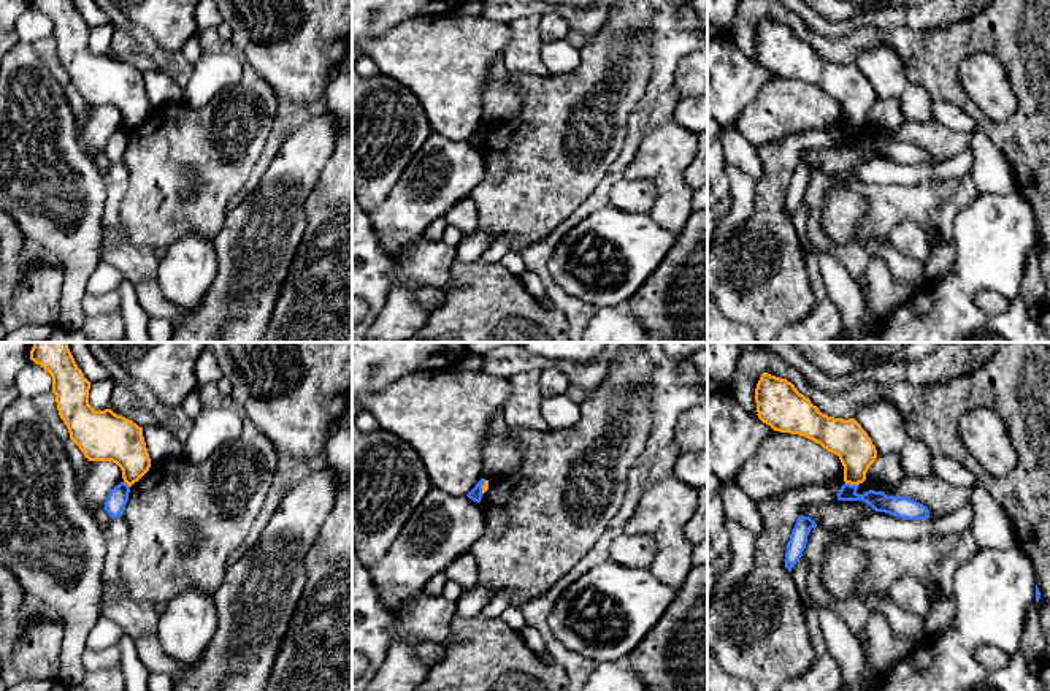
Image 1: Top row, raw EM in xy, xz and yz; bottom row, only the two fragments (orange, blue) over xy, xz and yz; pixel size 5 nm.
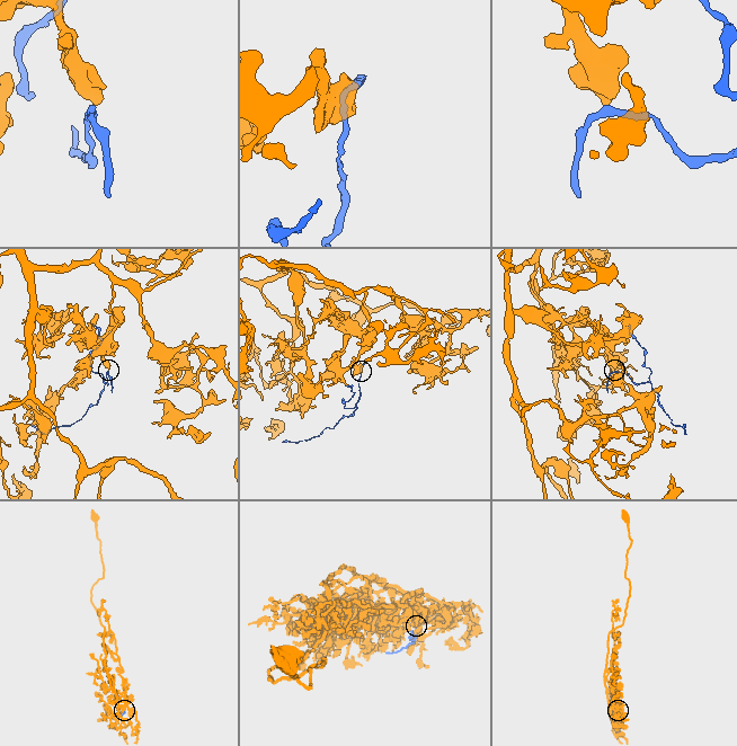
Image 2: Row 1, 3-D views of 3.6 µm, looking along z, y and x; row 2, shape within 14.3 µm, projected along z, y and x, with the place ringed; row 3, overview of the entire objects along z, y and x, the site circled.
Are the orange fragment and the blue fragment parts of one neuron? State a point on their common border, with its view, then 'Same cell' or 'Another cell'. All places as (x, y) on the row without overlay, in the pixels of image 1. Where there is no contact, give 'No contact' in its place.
Touches orange at yz (852, 129). Another cell

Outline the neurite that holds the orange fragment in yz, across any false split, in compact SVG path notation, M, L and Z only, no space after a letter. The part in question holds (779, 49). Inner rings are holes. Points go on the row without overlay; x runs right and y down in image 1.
M768 17L757 29L755 48L758 63L774 76L804 81L837 100L845 128L858 130L866 125L877 95L855 63L822 59L791 27Z

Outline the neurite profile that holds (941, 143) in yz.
M936 120L906 122L893 133L880 133L864 125L863 128L860 128L856 138L863 139L869 135L883 136L887 141L904 141L914 144L928 152L929 163L945 162L971 147L969 133L948 130Z

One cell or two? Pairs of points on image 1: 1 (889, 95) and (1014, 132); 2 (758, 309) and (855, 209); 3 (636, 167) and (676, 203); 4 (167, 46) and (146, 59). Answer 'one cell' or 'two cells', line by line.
1: two cells
2: two cells
3: one cell
4: two cells

